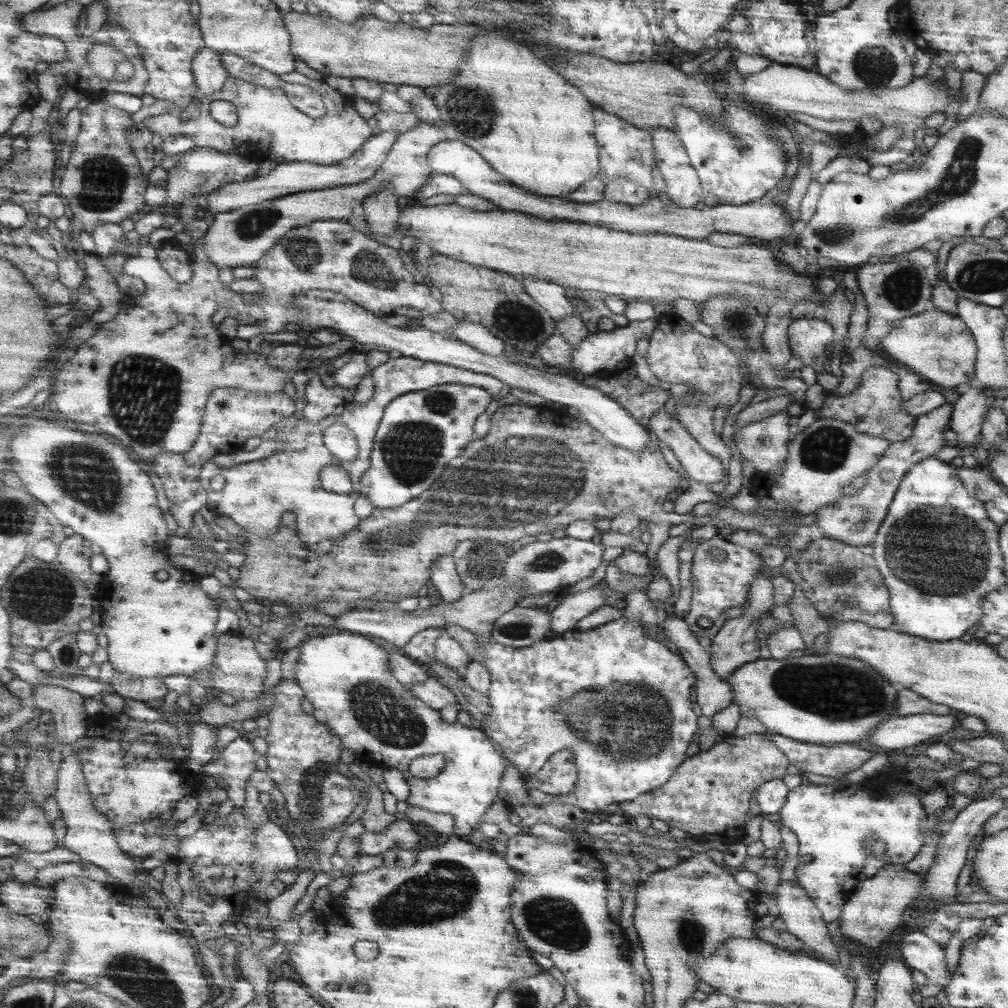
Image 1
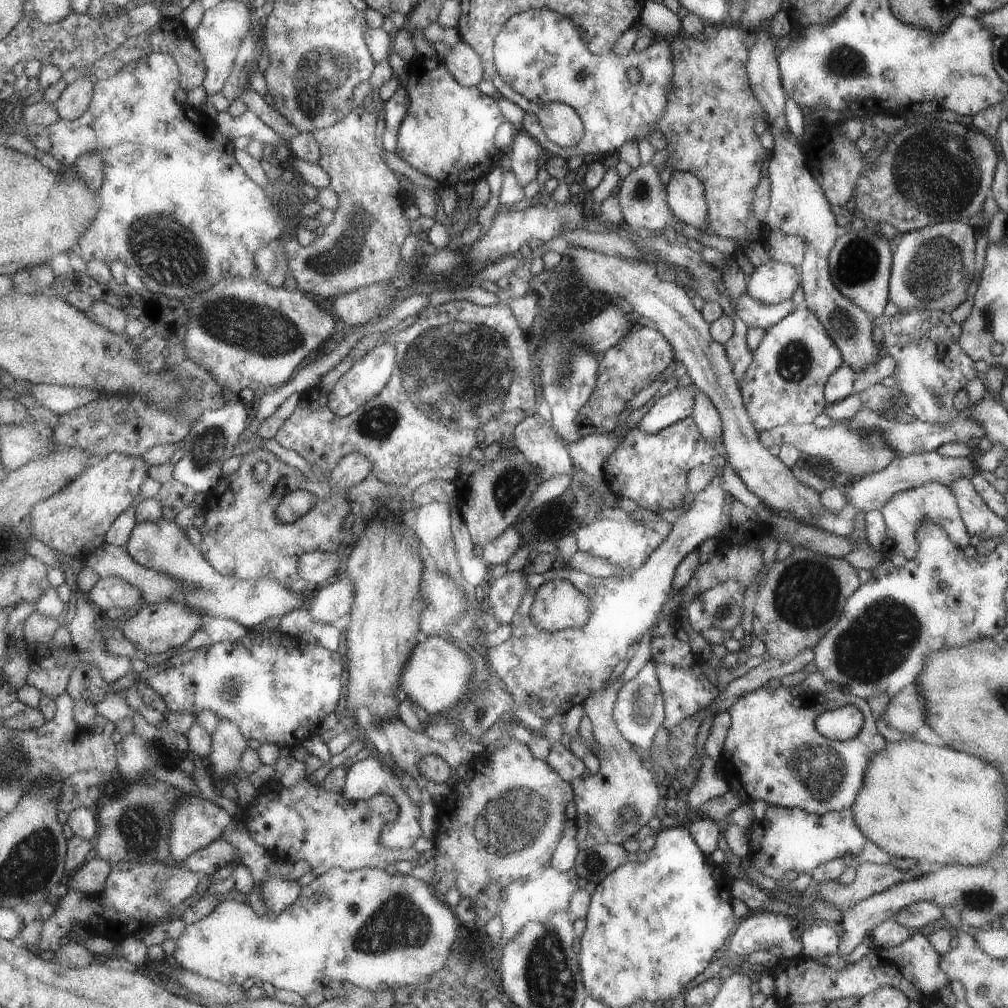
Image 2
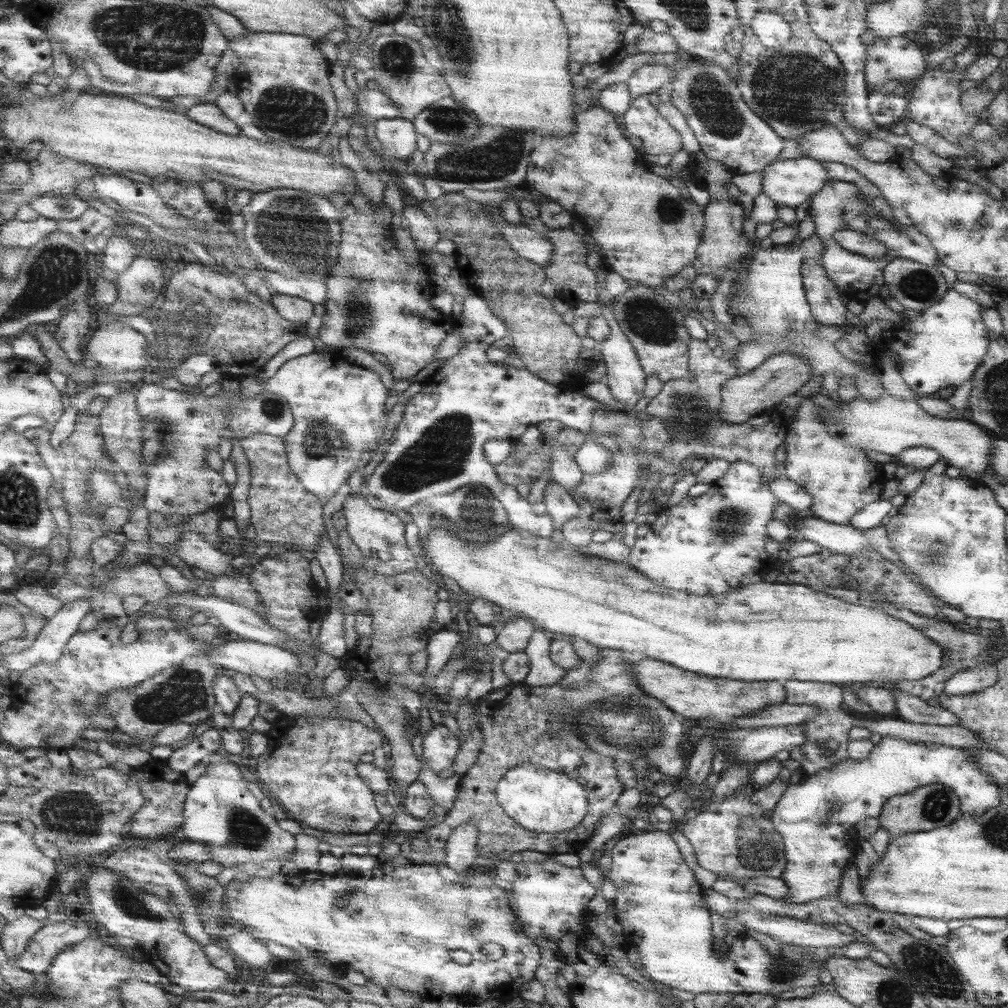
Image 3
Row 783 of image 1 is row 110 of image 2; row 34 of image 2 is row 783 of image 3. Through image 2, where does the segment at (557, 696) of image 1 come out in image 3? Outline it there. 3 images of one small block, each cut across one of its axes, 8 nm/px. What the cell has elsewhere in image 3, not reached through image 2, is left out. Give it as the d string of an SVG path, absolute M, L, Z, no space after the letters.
M517 766L497 786L497 800L503 806L505 814L525 826L531 832L553 834L553 832L569 832L579 828L589 814L589 790L587 786L569 774L547 770L543 766Z

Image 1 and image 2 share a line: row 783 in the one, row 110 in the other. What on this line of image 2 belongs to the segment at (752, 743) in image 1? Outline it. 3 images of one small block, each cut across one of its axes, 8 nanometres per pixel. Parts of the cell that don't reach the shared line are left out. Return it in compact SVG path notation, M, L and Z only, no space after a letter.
M725 24L723 30L709 42L703 38L689 38L685 34L675 36L671 40L677 62L673 92L669 98L669 110L665 118L659 122L659 130L667 136L667 148L665 148L669 152L667 164L671 164L675 172L693 172L705 182L711 230L717 236L733 240L739 240L739 236L747 234L749 230L761 230L751 212L753 188L761 174L759 164L763 162L763 148L757 136L753 134L753 124L765 122L767 114L763 110L763 104L753 94L753 84L749 82L747 74L749 48L745 46L745 38L747 32L733 24Z

